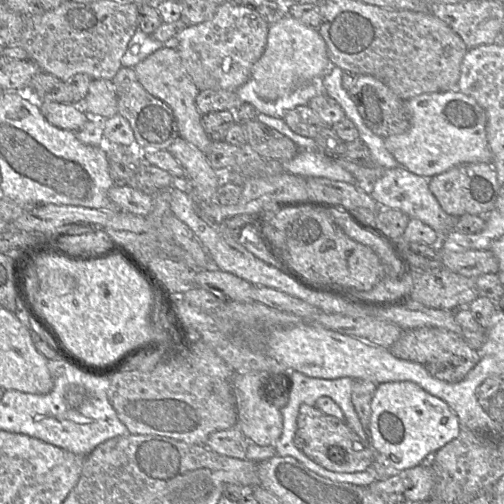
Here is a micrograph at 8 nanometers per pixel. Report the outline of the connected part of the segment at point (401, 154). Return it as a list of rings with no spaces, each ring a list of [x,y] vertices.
[[[455,89],[421,94],[406,100],[405,106],[410,122],[408,130],[384,139],[386,149],[399,166],[416,175],[432,178],[460,164],[492,164],[486,137],[486,113],[472,97]]]

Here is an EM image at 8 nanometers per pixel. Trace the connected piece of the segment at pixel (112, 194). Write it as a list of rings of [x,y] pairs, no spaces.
[[[115,184],[107,192],[109,199],[122,211],[147,216],[153,206],[154,197],[126,184]]]

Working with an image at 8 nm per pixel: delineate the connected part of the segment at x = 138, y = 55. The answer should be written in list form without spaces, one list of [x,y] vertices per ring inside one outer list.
[[[139,28],[130,40],[127,50],[122,58],[122,67],[134,68],[139,62],[162,48],[178,50],[179,41],[172,37],[165,42],[154,39],[151,35],[142,32]]]

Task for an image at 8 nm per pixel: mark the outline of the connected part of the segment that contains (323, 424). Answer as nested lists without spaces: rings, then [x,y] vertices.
[[[300,406],[294,443],[305,455],[331,471],[361,472],[373,463],[372,446],[362,440],[345,421],[324,413],[316,406]]]

